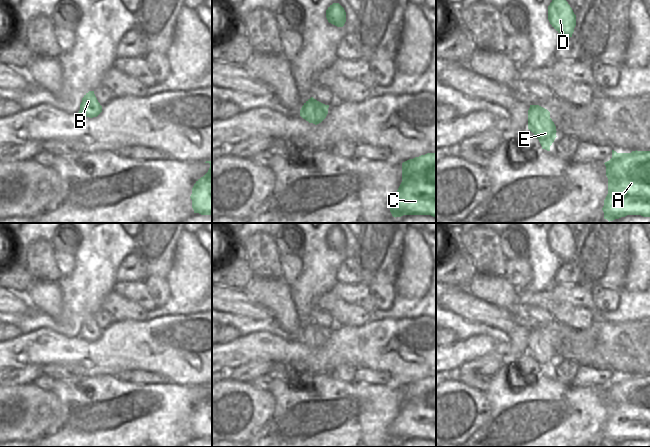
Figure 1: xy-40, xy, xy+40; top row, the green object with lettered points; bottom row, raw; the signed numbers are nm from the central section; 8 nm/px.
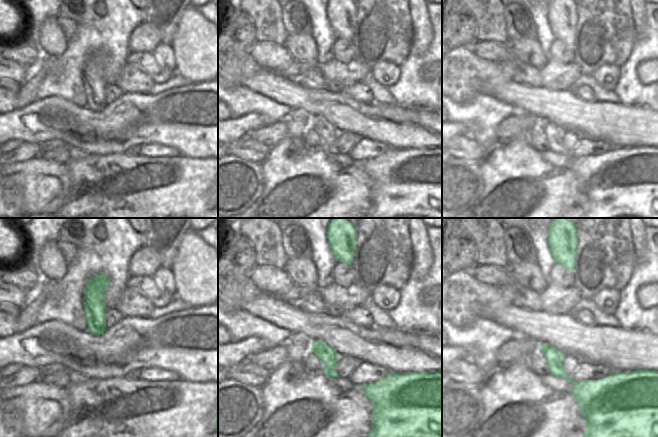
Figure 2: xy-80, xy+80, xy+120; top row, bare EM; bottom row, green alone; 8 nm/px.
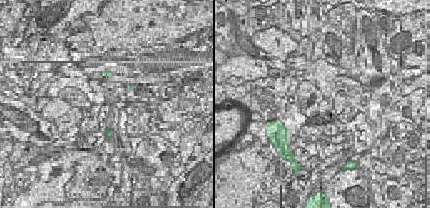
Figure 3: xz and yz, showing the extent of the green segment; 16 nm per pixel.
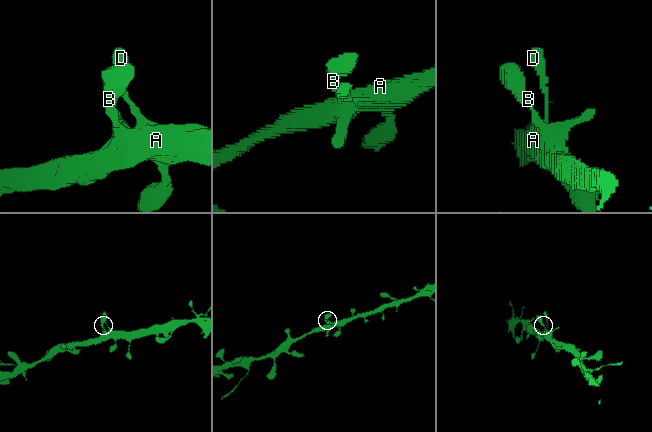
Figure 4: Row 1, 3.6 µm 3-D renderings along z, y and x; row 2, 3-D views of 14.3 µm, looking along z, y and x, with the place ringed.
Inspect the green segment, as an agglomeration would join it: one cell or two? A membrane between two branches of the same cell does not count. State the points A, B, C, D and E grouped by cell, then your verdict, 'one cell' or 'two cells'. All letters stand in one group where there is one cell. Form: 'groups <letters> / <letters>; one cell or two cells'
groups A B C D E; one cell

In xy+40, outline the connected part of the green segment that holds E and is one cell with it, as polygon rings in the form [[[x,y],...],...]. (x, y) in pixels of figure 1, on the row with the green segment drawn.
[[[530,105],[528,110],[528,129],[538,138],[542,149],[550,151],[550,146],[557,137],[557,131],[547,109],[539,105]]]

